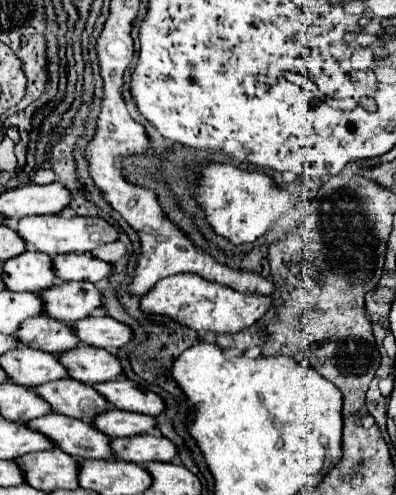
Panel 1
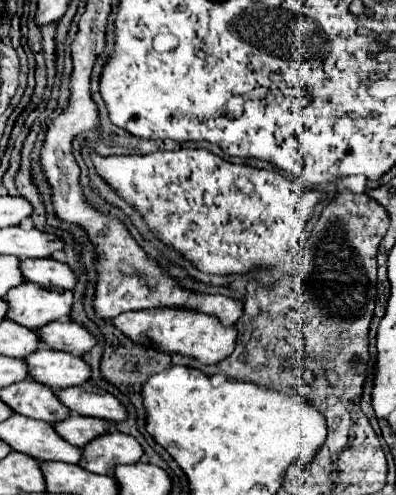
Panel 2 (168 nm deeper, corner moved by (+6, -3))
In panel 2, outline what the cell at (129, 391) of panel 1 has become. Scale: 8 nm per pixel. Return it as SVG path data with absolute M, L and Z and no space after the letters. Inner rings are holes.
M82 383L78 387L68 387L58 391L58 401L66 405L70 413L84 415L84 417L98 417L106 419L112 423L120 423L126 419L126 409L124 405L104 389L92 385L92 383Z

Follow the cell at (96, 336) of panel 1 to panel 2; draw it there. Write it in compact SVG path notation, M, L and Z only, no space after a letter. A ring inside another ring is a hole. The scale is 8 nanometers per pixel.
M54 321L36 331L38 339L42 339L42 343L50 349L72 353L78 357L96 345L96 339L74 321Z

